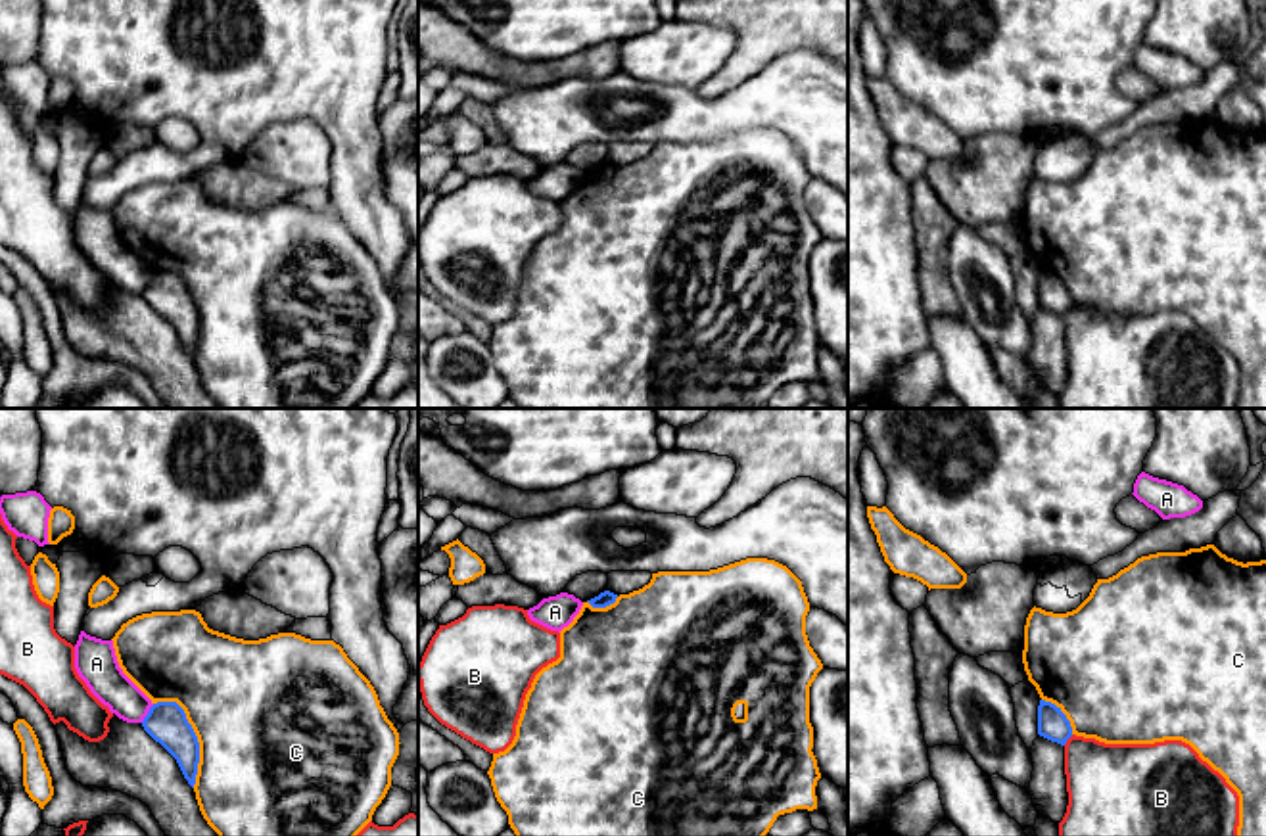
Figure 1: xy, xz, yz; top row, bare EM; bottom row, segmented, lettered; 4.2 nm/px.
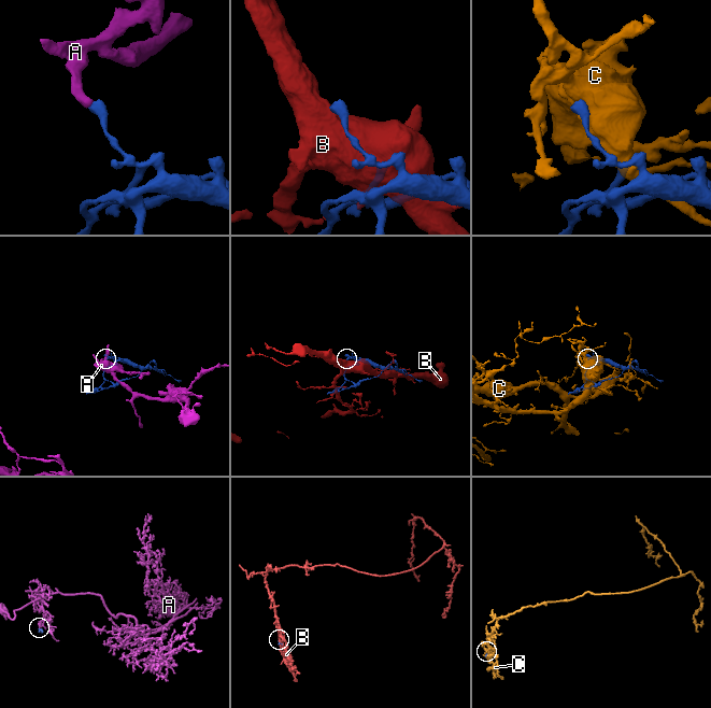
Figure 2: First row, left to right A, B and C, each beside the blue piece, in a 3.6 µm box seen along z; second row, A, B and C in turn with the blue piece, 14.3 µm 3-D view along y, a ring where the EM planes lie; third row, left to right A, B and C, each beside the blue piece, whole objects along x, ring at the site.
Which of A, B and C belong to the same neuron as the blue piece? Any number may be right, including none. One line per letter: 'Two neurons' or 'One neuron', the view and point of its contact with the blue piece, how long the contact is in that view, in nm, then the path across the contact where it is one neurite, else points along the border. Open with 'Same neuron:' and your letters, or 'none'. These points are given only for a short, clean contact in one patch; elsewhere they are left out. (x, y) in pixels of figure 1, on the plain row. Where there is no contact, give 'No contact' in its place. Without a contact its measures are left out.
Same neuron: none
A: Two neurons. Touches blue at xy (148, 284). Shared border 100 nm. Boundary: xy (154, 275), (140, 292)
B: Two neurons. Touches blue at yz (1067, 309). Shared border 60 nm
C: Two neurons. Touches blue at xy (196, 307). Shared border 400 nm

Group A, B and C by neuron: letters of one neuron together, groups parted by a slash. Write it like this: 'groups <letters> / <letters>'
groups A / B / C

